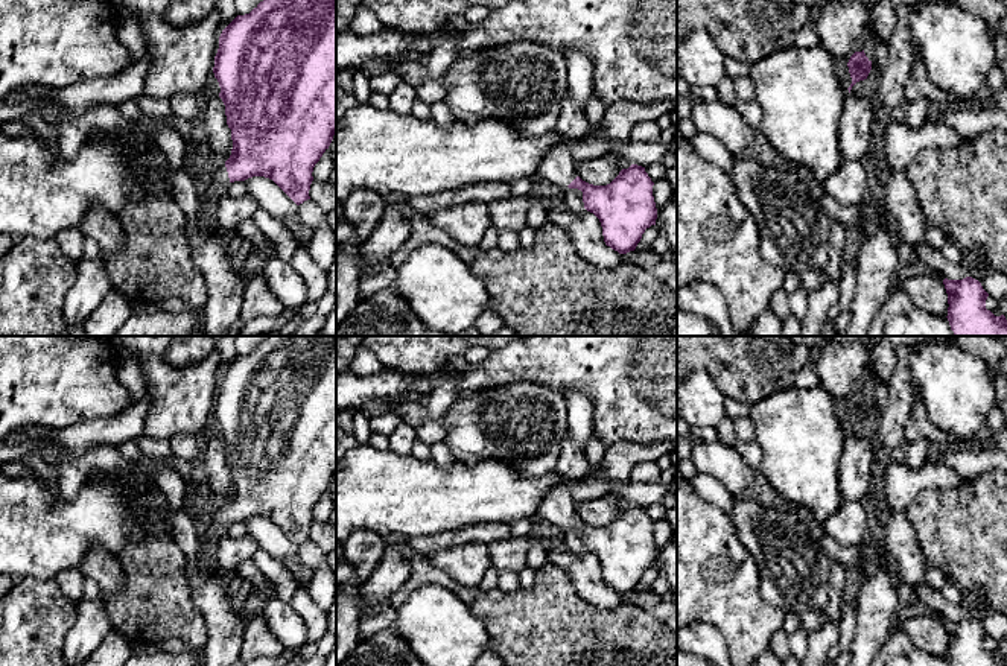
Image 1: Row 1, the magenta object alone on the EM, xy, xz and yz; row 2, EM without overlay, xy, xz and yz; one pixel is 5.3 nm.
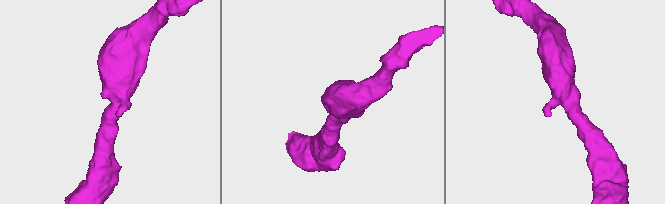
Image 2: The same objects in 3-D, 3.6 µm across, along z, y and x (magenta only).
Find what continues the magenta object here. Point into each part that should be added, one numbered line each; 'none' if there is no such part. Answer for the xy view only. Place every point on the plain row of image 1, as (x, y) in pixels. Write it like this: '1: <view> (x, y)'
1: xy (213, 519)

